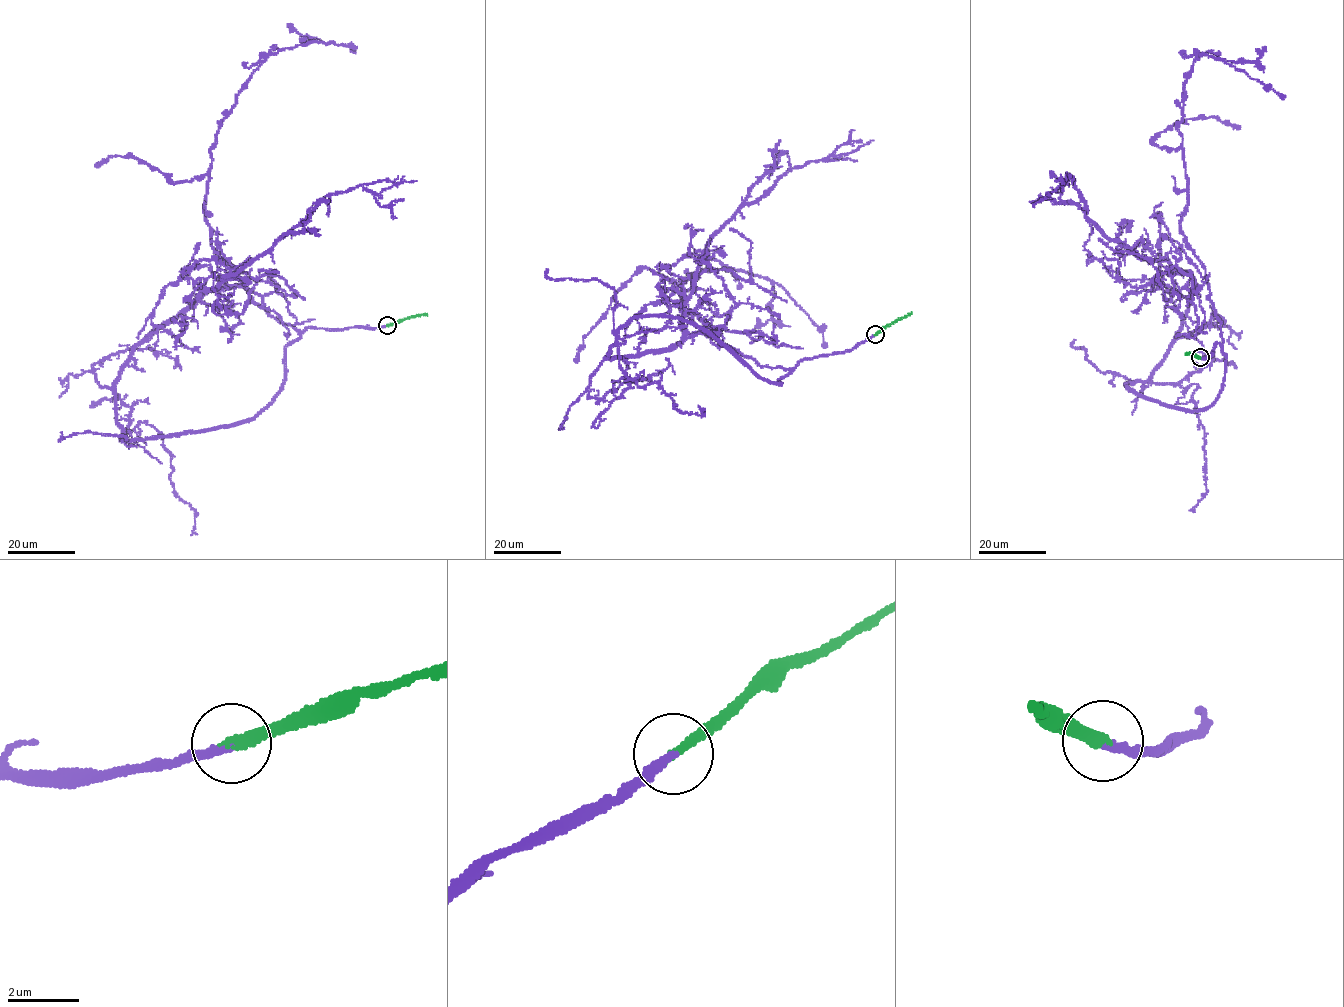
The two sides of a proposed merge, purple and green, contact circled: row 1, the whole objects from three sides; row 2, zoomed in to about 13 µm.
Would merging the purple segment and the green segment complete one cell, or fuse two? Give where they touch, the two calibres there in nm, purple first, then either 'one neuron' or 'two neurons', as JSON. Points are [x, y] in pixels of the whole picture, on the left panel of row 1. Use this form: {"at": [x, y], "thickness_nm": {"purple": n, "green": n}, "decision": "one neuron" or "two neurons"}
{"at": [387, 325], "thickness_nm": {"purple": 240, "green": 280}, "decision": "one neuron"}

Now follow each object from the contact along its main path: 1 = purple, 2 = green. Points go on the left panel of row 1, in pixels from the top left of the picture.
1: (388, 325), (297, 331), (242, 285), (227, 287), (210, 265), (164, 288), (150, 334), (327, 196), (416, 180)
2: (388, 325), (427, 314)

